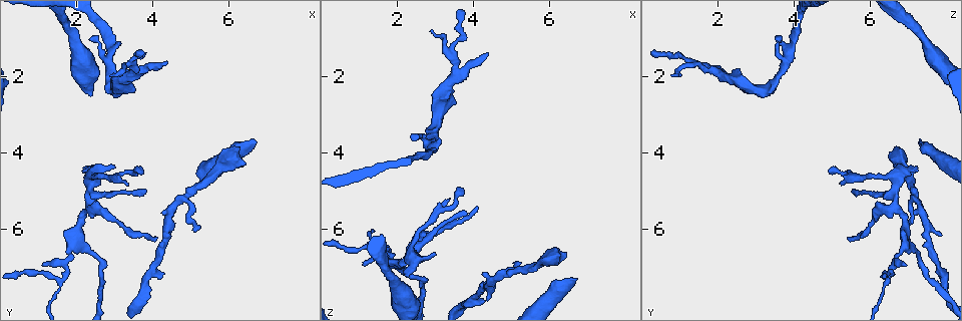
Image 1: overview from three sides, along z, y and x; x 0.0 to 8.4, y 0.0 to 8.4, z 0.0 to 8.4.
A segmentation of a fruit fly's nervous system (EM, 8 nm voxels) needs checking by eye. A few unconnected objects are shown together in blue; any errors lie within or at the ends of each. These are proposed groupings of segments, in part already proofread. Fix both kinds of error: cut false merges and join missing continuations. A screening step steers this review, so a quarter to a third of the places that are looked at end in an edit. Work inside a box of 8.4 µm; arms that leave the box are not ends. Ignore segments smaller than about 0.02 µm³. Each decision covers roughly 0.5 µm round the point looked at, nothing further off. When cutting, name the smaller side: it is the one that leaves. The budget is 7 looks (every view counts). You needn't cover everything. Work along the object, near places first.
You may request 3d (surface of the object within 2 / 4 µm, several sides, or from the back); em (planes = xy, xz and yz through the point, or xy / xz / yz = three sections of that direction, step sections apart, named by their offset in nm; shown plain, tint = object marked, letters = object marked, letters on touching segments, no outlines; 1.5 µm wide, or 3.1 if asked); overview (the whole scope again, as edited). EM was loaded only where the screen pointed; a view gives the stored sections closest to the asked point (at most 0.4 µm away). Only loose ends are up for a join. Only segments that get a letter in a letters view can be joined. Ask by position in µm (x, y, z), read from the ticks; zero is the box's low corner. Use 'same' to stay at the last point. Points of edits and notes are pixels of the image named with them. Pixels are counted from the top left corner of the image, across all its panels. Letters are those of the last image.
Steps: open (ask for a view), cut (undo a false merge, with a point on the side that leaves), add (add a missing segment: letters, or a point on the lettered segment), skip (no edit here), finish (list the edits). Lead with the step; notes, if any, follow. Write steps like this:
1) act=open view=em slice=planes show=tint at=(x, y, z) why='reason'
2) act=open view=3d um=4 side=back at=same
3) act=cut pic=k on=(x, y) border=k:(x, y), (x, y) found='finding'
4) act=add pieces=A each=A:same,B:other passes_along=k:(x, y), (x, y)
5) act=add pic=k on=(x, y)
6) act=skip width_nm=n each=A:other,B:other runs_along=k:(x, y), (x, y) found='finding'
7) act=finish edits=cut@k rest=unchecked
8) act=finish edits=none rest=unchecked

act=open view=em slice=planes show=letters at=(6.75, 3.75, 7.30) why='long arm stops here'

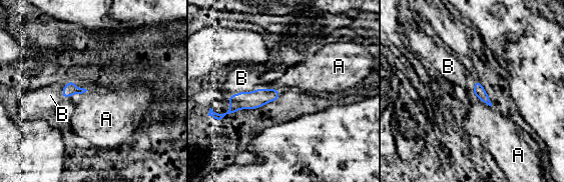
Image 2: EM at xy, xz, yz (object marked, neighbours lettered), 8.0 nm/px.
act=add pieces=B each=A:other,B:same passes_along=2:(69, 89), (73, 81), (50, 95) found='it goes on there'

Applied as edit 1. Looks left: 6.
act=open view=overview

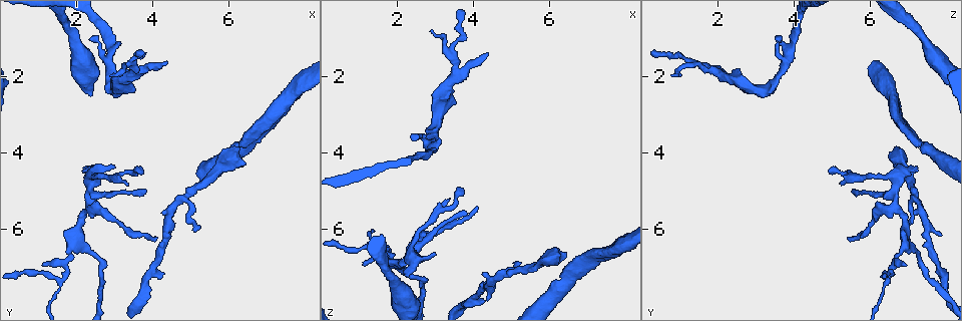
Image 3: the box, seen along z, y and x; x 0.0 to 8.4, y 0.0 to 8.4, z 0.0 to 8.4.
act=open view=3d um=4 at=(2.20, 4.55, 7.20) why='free end'

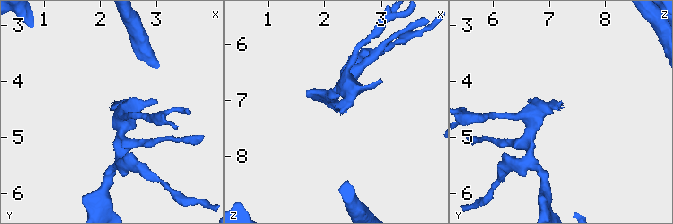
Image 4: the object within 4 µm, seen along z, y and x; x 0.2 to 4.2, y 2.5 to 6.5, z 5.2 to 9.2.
act=open view=em slice=xy step=8 show=letters at=(2.25, 4.55, 7.15) why='shape alone is not enough'

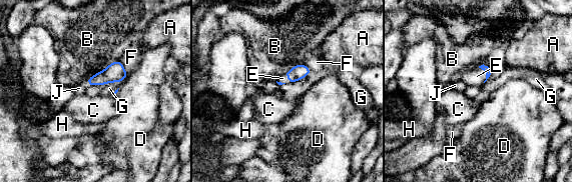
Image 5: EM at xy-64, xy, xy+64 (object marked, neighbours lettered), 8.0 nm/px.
act=open view=em slice=planes show=letters at=same

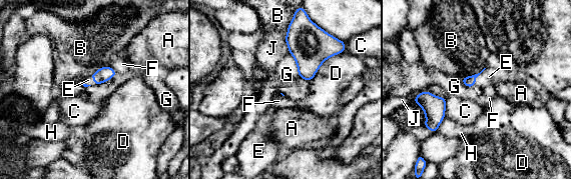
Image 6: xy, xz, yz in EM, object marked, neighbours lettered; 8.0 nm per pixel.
act=add pieces=E each=A:other,B:other,C:other,D:other,E:same,F:other,G:other,H:other,J:other passes_along=6:(469, 81), (478, 75), (489, 76) found='the neuron continues'

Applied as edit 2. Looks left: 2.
act=finish edits=add@2,add@6 rest=unchecked

